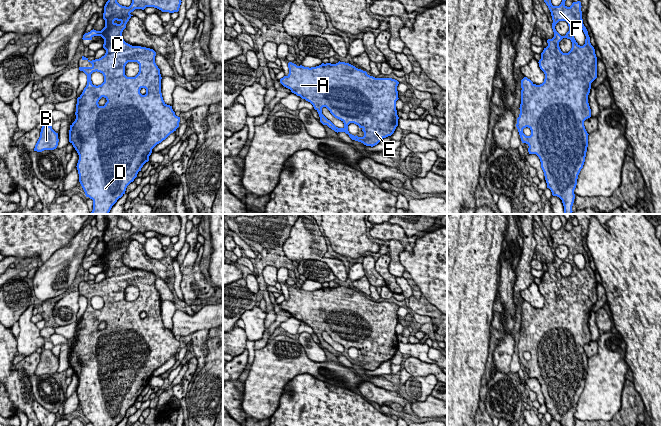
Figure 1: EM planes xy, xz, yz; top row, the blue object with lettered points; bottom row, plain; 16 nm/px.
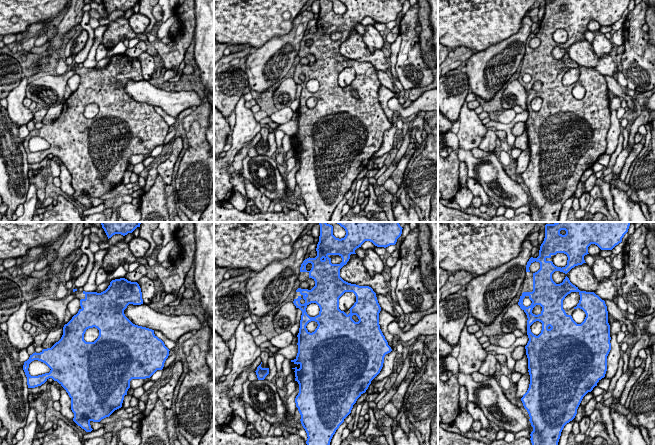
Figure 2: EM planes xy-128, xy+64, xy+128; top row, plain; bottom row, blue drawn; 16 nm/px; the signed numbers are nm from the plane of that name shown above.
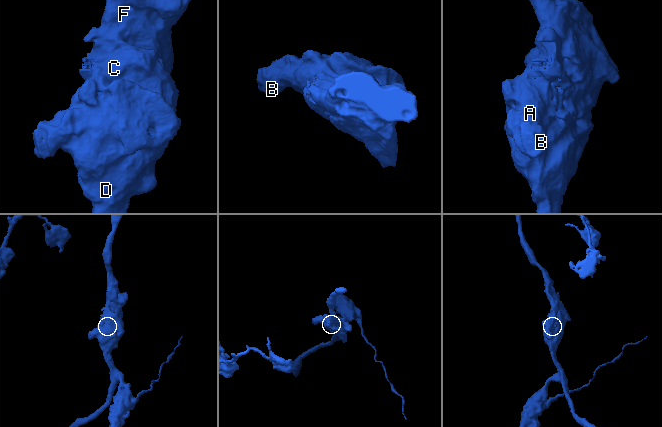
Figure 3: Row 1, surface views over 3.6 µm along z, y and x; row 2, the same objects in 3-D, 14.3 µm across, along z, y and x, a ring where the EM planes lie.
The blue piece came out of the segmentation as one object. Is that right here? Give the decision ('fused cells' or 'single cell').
single cell

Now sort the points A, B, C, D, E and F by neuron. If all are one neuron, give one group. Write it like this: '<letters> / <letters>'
A B C D E F

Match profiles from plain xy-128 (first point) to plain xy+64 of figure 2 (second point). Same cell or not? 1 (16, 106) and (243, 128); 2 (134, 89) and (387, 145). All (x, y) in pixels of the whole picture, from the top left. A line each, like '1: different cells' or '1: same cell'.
1: same cell
2: different cells

